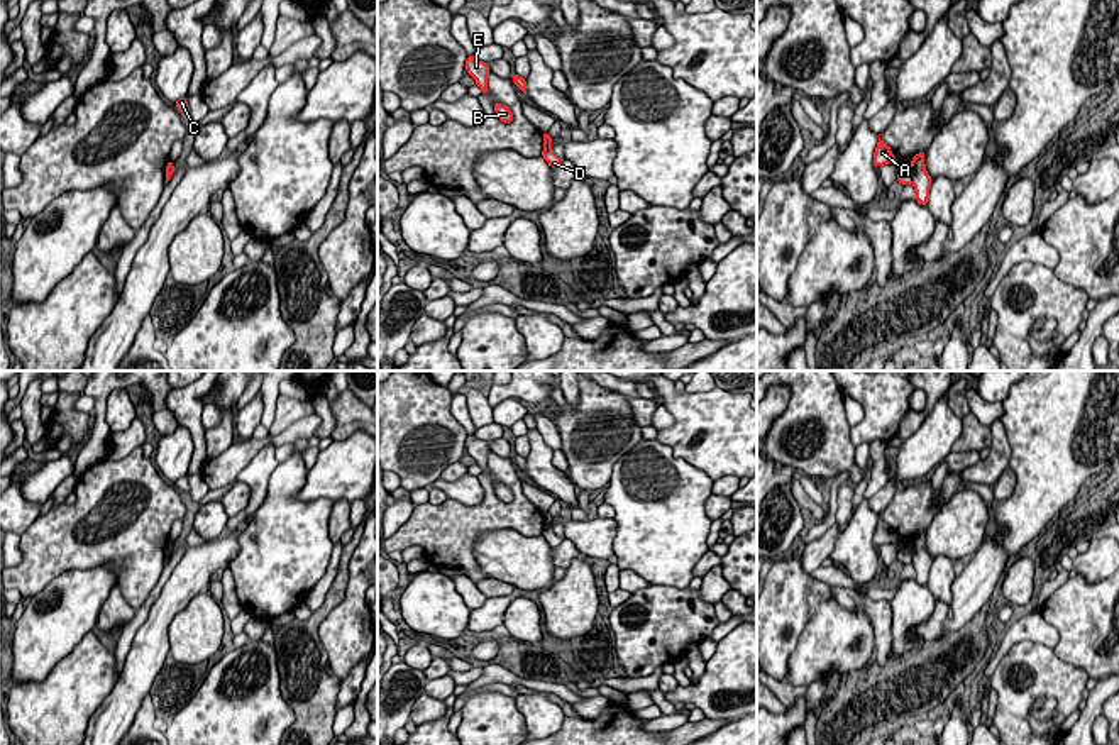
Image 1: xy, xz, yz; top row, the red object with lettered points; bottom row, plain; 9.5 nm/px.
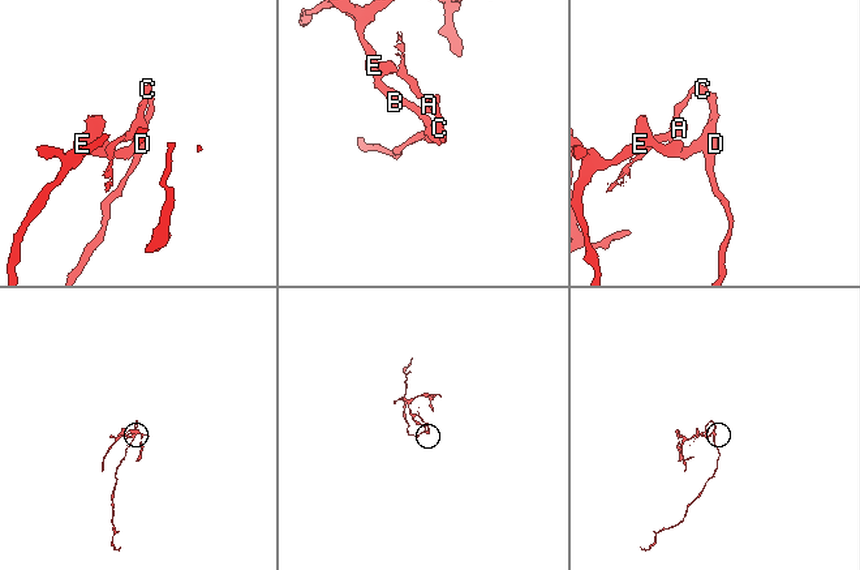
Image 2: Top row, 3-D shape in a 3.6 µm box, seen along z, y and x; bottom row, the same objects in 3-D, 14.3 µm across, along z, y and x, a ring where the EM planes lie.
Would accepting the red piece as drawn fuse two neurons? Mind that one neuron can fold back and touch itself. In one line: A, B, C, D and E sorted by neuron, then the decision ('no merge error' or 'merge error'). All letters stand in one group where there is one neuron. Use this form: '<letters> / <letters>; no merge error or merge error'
A C D / B E; merge error

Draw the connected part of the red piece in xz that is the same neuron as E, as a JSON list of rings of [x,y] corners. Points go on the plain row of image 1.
[[[474,433],[467,435],[466,450],[476,459],[476,464],[481,467],[482,474],[488,474],[488,454],[491,452],[488,442],[477,440]]]

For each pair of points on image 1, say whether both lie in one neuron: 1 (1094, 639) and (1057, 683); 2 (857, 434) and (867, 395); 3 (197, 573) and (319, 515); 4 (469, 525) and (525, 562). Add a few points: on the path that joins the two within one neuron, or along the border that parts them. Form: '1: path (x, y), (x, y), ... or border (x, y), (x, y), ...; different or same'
1: border (1052, 649), (1060, 659), (1080, 667), (1089, 676); different
2: path (867, 424), (869, 405); same
3: border (253, 517), (237, 537), (237, 556), (227, 566); different
4: border (522, 534), (485, 530), (474, 544), (478, 568); different

